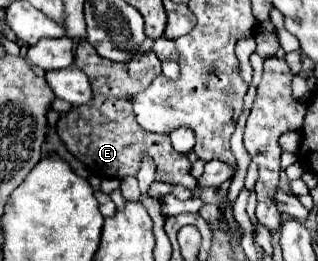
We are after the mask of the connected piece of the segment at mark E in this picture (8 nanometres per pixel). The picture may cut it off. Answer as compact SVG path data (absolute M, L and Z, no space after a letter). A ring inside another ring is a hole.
M85 40L75 50L75 64L89 76L93 88L93 100L83 106L75 106L71 112L61 114L57 122L57 132L67 146L67 150L81 160L87 170L105 176L123 180L123 176L135 176L141 164L141 156L149 154L155 164L155 180L165 180L171 184L181 184L189 190L199 188L199 182L191 176L191 162L185 154L173 150L169 134L153 134L143 130L135 122L135 114L131 108L131 98L137 92L143 92L157 74L161 74L161 62L157 56L149 51L147 56L137 58L133 56L129 62L111 62L101 58ZM85 138L85 140L79 140Z

